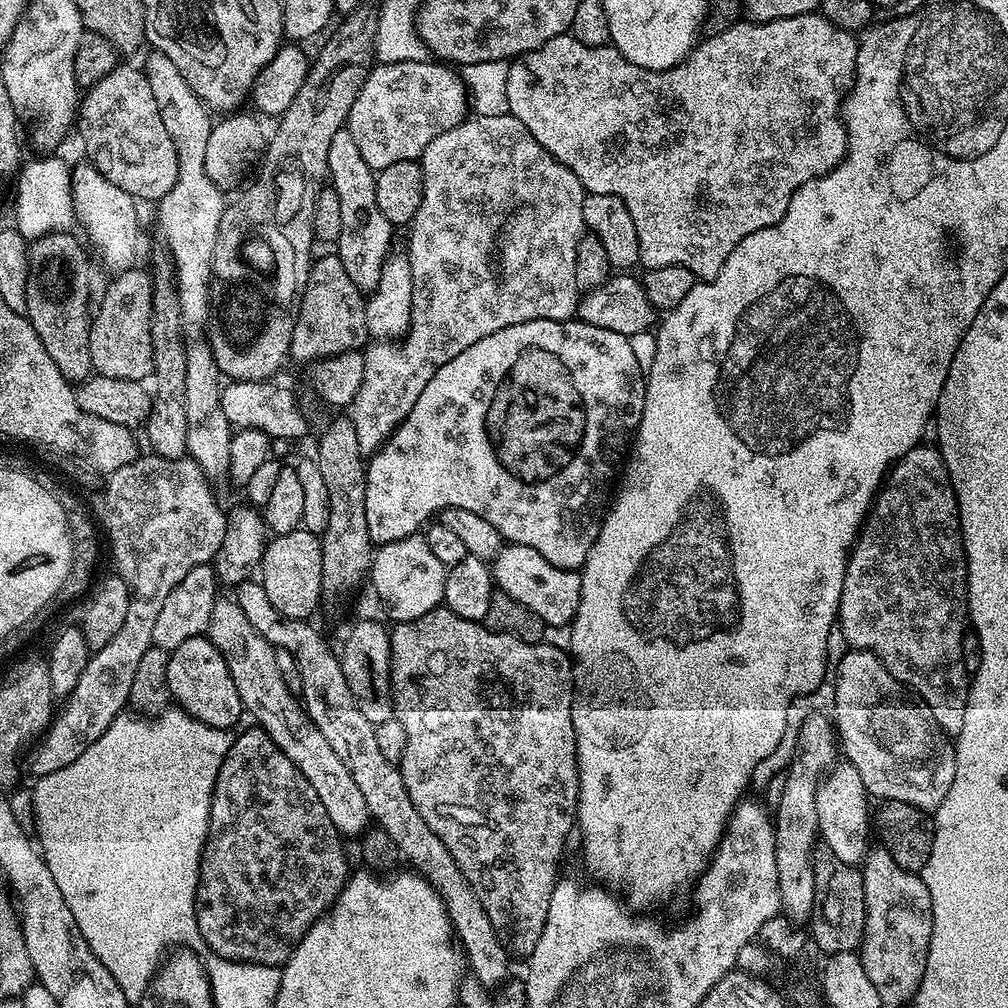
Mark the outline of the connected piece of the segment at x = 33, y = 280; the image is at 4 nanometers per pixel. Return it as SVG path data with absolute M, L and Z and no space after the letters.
M71 231L48 232L28 245L28 273L26 274L26 315L34 326L46 354L54 361L54 366L70 382L83 382L93 375L90 362L90 304L88 308L88 258Z

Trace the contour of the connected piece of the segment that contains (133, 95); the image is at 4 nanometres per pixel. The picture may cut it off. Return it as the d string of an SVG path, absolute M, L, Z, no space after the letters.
M117 66L110 70L110 74L106 74L106 78L102 78L102 82L87 89L78 104L78 128L79 124L80 140L88 155L85 157L106 179L132 196L136 202L159 202L174 186L178 178L178 156L174 154L174 142L170 142L170 134L162 123L162 114L158 114L158 102L154 102L150 82L139 67Z

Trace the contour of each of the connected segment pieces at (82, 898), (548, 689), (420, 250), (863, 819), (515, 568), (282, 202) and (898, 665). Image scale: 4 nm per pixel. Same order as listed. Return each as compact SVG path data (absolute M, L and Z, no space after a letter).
M170 706L165 712L160 713L159 716L153 716L151 718L145 718L139 714L131 714L132 716L128 715L129 714L121 714L117 716L115 722L104 731L102 738L98 738L89 748L87 748L87 750L82 754L78 754L78 758L76 758L74 762L70 762L70 766L62 766L62 770L54 770L50 774L39 777L39 779L35 781L36 789L33 790L32 794L36 797L36 803L32 806L32 816L36 819L36 836L34 832L34 840L35 843L39 845L38 851L40 855L43 856L46 866L50 870L50 874L58 886L58 890L62 890L62 898L66 898L66 906L70 906L70 914L74 914L74 922L78 926L81 938L88 943L90 950L98 958L98 962L102 962L102 966L110 972L114 978L114 982L118 982L118 986L122 990L124 997L128 999L129 1002L139 1002L144 997L144 993L147 992L148 986L152 982L152 977L156 974L158 967L156 955L159 954L160 948L170 944L176 944L172 946L196 946L192 944L199 945L201 943L200 931L196 925L196 887L200 881L200 859L204 853L204 843L208 840L210 802L212 801L212 795L214 794L214 782L218 778L218 770L222 766L222 762L230 750L234 736L231 731L223 728L211 728L210 726L206 726L193 718L189 712L184 712L178 706Z
M443 606L430 610L430 614L422 614L422 618L399 621L389 631L388 641L392 710L395 720L402 722L406 729L406 750L398 761L402 782L406 782L406 794L410 794L410 802L414 802L418 814L422 814L426 826L430 826L430 830L434 830L434 834L442 838L446 850L450 850L450 858L458 862L466 882L470 882L474 894L482 902L482 910L486 910L486 918L490 918L490 926L494 926L498 942L502 942L509 957L527 958L538 944L538 938L542 936L546 910L550 908L550 894L554 892L558 879L556 867L560 864L560 855L564 852L564 843L567 842L568 835L571 832L573 835L576 822L580 771L576 761L576 739L572 721L572 657L565 649L555 648L543 642L531 644L518 638L510 638L506 634L492 632L485 628L483 623L458 618L458 614Z
M511 114L502 116L478 116L465 118L454 130L446 130L446 134L438 134L426 146L424 155L418 161L424 179L422 190L422 206L418 206L418 214L414 214L408 236L406 251L410 270L412 271L412 309L410 310L410 326L399 342L372 342L363 349L364 369L362 370L362 386L358 386L358 394L350 405L350 419L354 426L354 434L358 436L358 450L365 458L371 457L390 438L390 434L404 421L406 414L418 402L418 394L426 390L426 382L434 378L434 374L450 358L462 354L466 346L474 346L478 338L486 338L486 334L498 334L498 330L506 330L506 326L514 326L531 320L563 320L571 321L576 316L578 293L574 282L574 258L578 254L578 242L585 235L582 218L582 202L585 198L584 187L574 178L574 174L562 162L558 162L540 145Z
M837 762L828 769L816 787L816 805L818 806L818 836L823 847L829 848L843 864L859 865L868 855L870 847L870 797L862 786L858 770L847 762Z
M505 543L491 561L492 578L499 591L510 594L510 598L518 598L522 606L530 606L538 618L542 618L547 626L559 628L571 625L578 610L578 602L582 598L582 582L580 572L571 568L555 568L538 550L530 550L530 546Z
M361 6L347 13L343 17L344 21L331 29L332 37L321 46L316 60L314 56L311 61L308 77L302 82L302 90L294 94L294 102L290 102L288 109L278 117L277 124L280 125L276 133L267 137L256 181L233 204L231 201L225 207L222 222L218 222L218 238L214 238L212 298L206 339L218 370L229 381L271 381L276 376L275 372L283 366L284 359L289 359L294 322L314 259L314 202L326 184L326 158L330 154L330 141L340 128L347 125L350 106L354 106L354 98L358 98L362 82L366 82L373 70L377 15L375 7Z
M921 442L911 448L901 460L891 465L890 471L874 497L874 503L856 537L855 545L848 557L846 574L842 582L838 632L844 636L847 647L862 652L873 652L883 662L884 668L894 674L894 678L905 688L911 690L922 701L932 716L932 722L945 737L954 738L962 730L962 718L966 714L970 674L963 666L962 644L966 633L966 589L964 579L968 571L964 565L964 546L960 542L960 515L956 509L956 495L944 465L939 447L927 448Z

